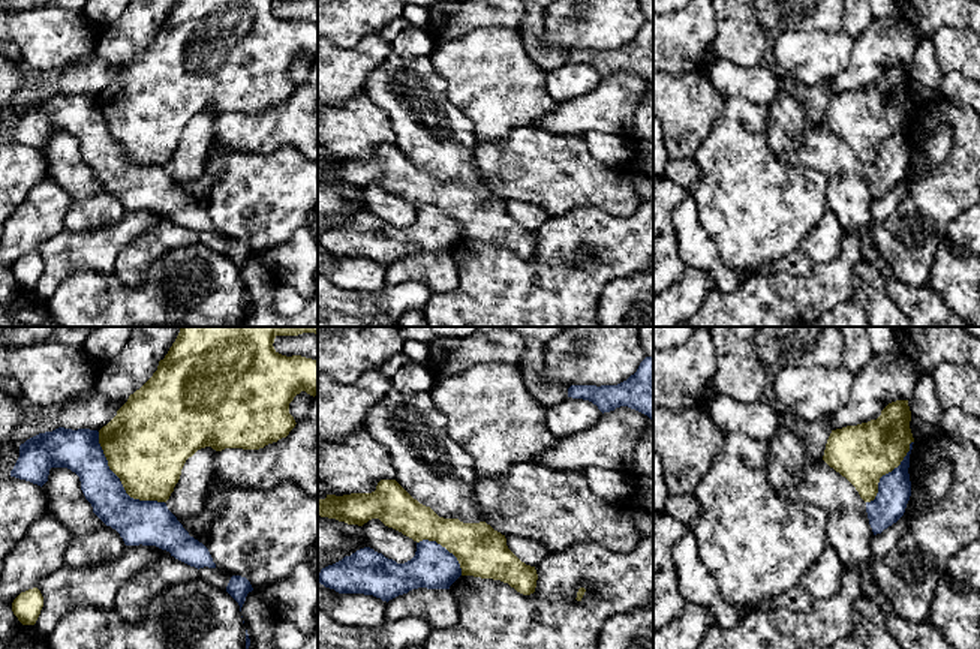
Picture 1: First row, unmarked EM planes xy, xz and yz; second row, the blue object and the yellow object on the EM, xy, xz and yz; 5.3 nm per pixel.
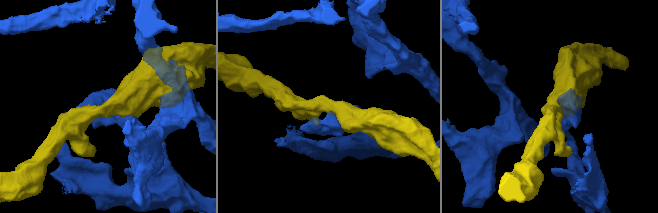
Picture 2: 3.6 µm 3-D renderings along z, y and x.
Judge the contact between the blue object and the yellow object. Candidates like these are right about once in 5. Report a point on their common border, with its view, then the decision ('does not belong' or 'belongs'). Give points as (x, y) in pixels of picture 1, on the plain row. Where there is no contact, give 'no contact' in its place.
contact xy (120, 146); does not belong

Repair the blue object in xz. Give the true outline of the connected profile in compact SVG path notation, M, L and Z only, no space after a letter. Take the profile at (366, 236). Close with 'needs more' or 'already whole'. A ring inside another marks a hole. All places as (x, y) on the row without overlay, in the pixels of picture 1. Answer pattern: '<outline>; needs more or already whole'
M436 205L417 207L415 220L397 228L370 211L321 234L318 246L339 258L364 258L390 265L412 253L450 253L462 240L457 222Z; already whole

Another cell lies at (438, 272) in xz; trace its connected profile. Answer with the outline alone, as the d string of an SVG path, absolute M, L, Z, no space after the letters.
M418 252L387 267L385 285L420 282L433 294L456 289L459 273L450 253Z

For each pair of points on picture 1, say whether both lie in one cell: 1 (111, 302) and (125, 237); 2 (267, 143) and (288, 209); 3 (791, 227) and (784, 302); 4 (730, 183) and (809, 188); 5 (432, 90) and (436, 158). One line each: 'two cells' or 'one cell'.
1: two cells
2: two cells
3: two cells
4: one cell
5: one cell

